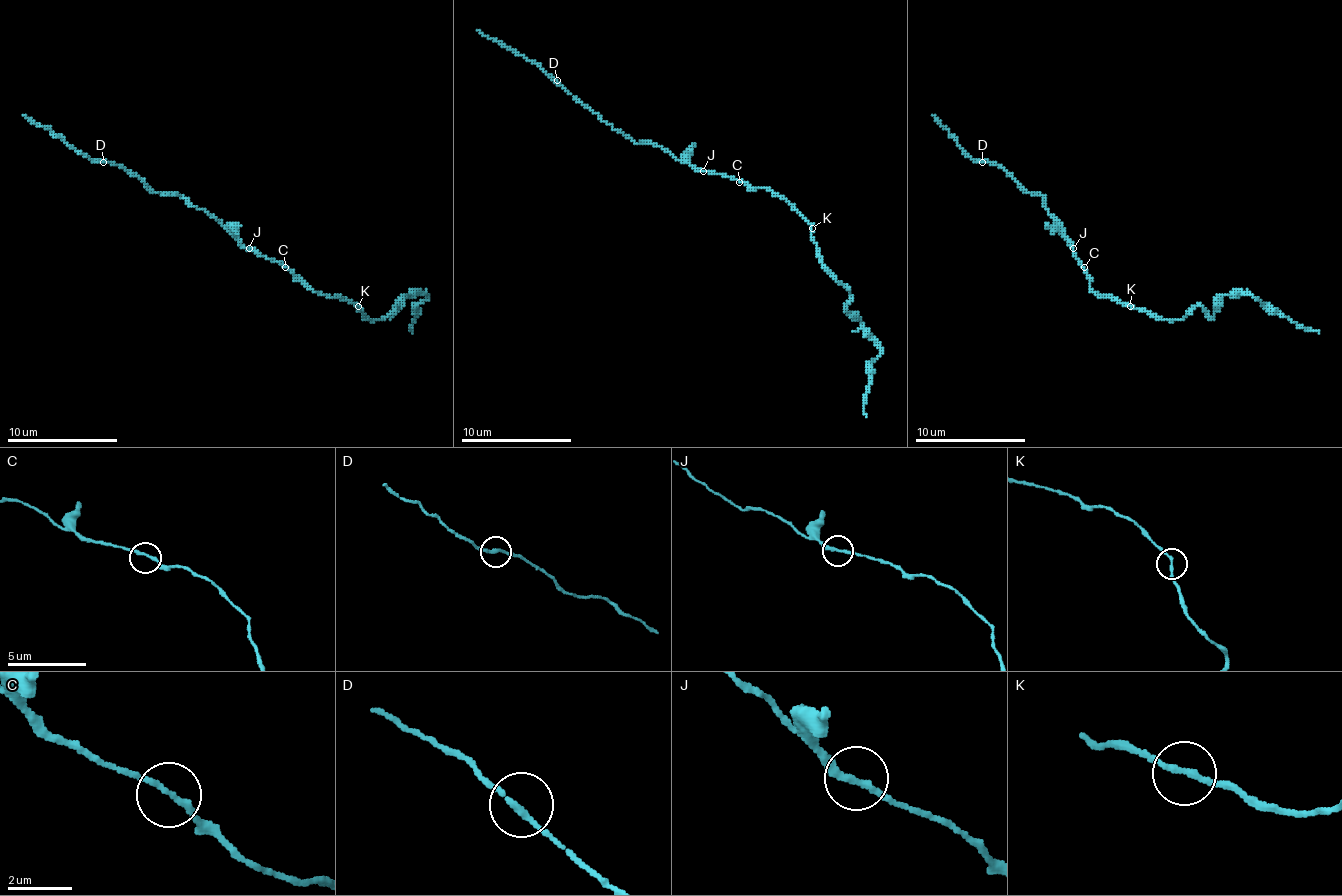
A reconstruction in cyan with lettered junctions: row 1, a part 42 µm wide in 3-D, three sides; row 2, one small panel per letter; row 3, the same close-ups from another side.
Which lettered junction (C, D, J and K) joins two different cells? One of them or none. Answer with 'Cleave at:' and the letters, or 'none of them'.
Cleave at: K

